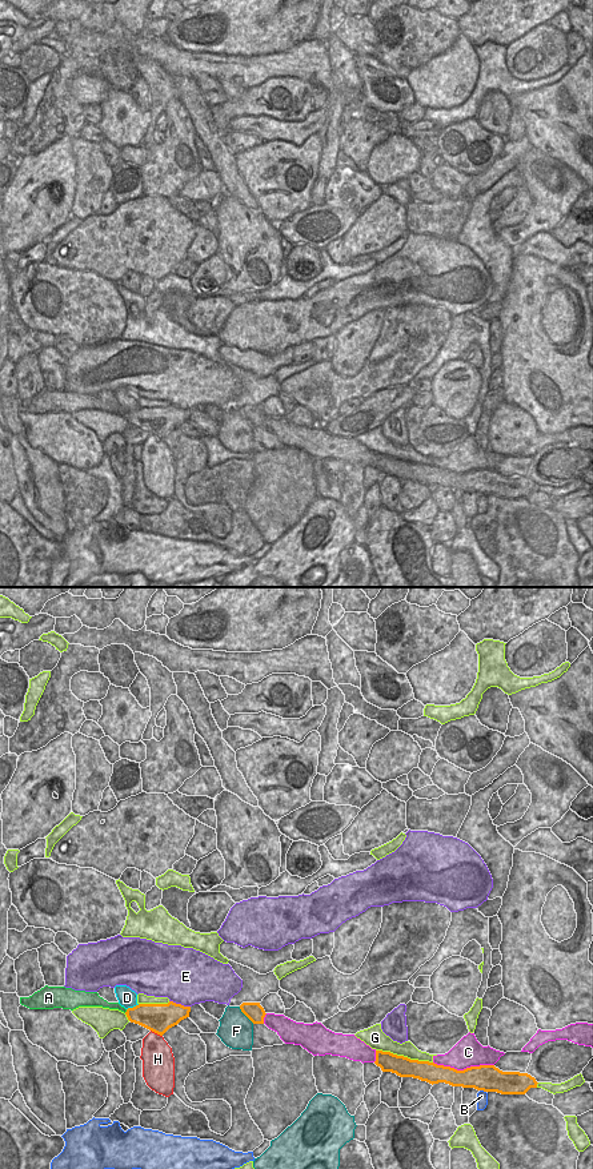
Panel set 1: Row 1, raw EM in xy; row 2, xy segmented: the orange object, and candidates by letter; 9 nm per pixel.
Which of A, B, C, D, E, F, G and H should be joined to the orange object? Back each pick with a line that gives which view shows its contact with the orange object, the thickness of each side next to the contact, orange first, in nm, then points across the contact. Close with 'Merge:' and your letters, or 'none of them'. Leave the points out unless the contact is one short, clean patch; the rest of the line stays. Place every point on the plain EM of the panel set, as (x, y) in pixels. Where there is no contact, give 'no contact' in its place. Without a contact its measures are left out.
A: xy | 240/80 nm | across xy (152, 420), (133, 418), (127, 414), (117, 409), (103, 406)
Merge: A

